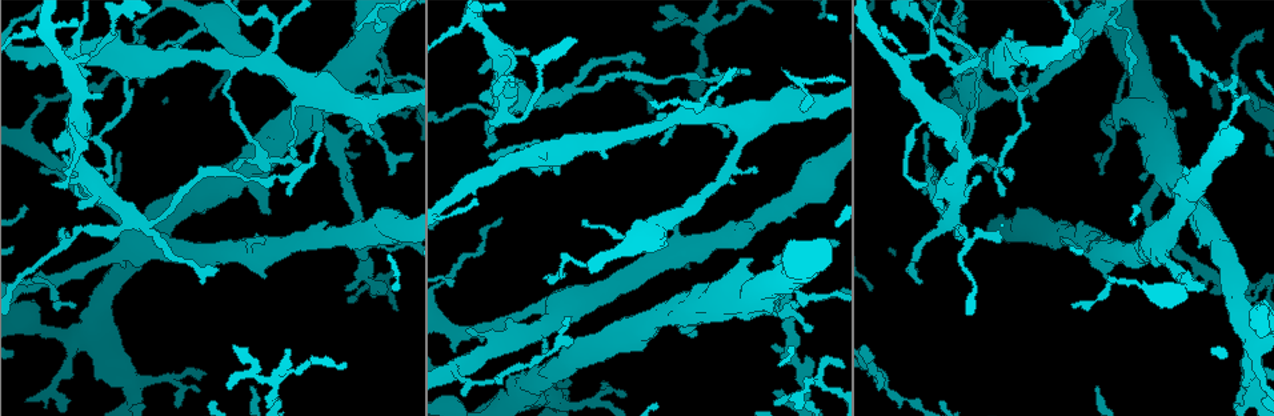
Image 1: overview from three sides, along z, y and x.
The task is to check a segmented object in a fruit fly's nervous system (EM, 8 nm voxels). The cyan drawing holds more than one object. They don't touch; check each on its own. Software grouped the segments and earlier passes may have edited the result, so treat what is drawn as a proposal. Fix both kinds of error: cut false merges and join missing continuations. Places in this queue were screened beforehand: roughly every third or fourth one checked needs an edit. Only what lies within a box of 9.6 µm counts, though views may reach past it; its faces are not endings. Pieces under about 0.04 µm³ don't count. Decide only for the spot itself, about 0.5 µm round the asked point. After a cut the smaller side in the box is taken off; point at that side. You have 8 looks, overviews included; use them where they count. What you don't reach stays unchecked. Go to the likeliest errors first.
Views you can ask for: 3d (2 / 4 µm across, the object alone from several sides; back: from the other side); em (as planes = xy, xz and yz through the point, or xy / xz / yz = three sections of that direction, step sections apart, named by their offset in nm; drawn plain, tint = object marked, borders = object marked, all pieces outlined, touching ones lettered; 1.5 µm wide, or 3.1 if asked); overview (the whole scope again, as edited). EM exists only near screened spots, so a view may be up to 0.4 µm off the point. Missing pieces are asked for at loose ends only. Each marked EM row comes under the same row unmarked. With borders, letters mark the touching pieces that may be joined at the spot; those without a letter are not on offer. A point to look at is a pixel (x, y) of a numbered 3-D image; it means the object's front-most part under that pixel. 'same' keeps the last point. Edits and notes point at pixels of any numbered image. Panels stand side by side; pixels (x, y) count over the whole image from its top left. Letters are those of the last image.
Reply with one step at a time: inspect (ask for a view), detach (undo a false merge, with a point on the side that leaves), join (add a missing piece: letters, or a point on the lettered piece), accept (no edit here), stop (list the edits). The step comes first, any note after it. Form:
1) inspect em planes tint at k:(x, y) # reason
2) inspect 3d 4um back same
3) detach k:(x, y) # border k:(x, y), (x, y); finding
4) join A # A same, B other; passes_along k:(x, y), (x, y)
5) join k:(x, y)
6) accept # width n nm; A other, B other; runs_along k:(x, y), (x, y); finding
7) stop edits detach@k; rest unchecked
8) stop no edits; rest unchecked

inspect 3d 4um at 1:(726, 138) # tapers out

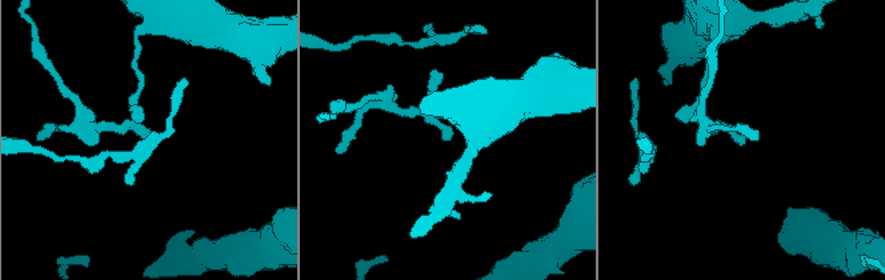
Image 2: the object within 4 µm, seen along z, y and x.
inspect em planes tint at 2:(445, 137)

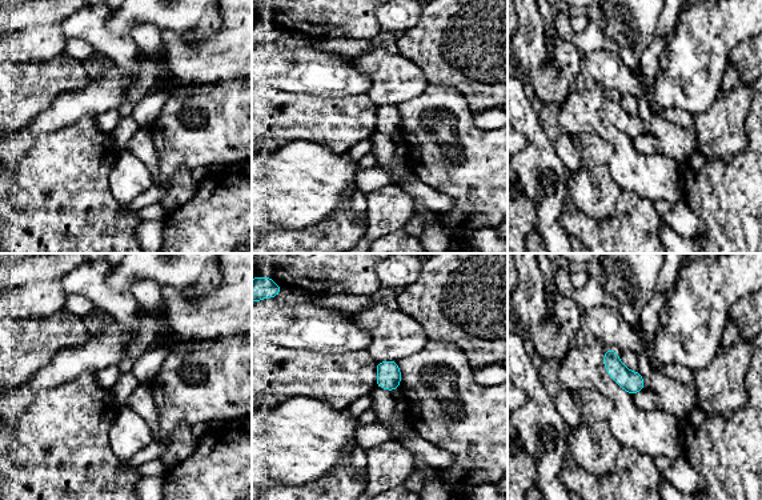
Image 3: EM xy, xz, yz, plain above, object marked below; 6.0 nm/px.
inspect em planes borders same # what lies round it

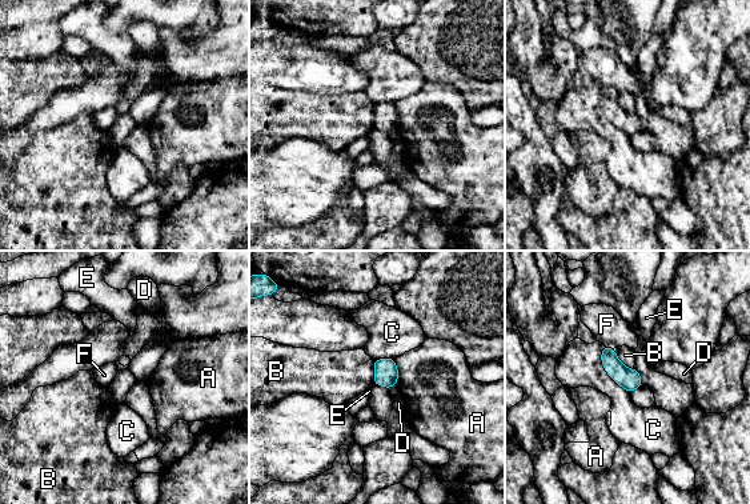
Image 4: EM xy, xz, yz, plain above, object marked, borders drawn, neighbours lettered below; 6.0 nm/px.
accept # A other, B other, C other, D other, E other, F other; none of them fits

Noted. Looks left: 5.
inspect 3d 2um at 1:(372, 132) # an open end

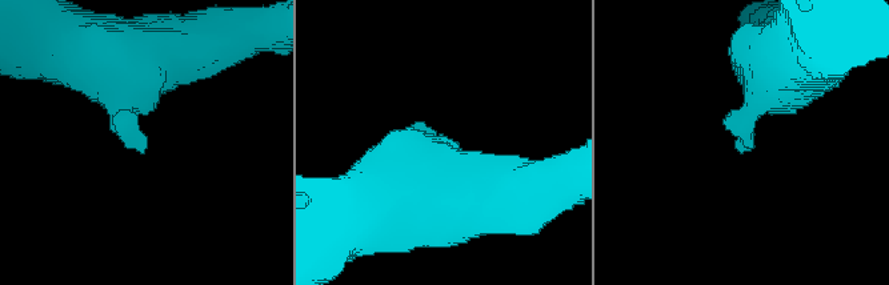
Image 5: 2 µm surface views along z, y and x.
inspect em planes borders at 5:(440, 133) # now the EM

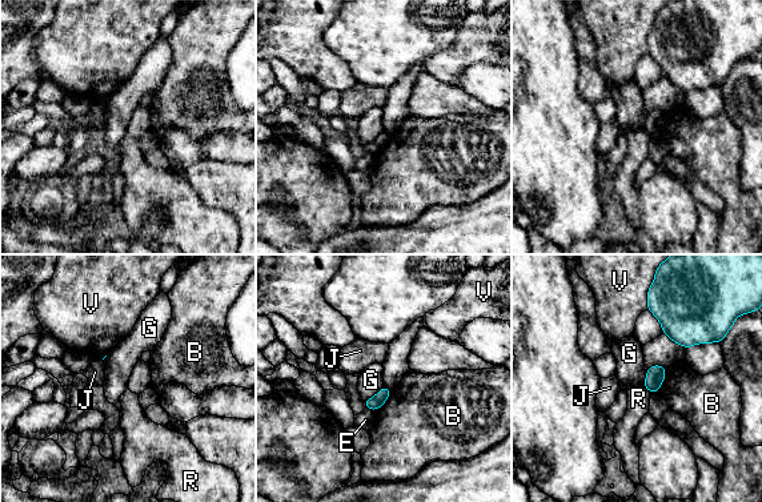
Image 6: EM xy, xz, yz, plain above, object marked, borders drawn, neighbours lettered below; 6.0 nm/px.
accept # longest_contact G 160 nm; B other, E other, G other, J other, R other, V other; border 6:(384, 386), (364, 401); no lettered piece goes on from it

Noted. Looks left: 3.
inspect 3d 4um at 1:(471, 23) # sharp bend

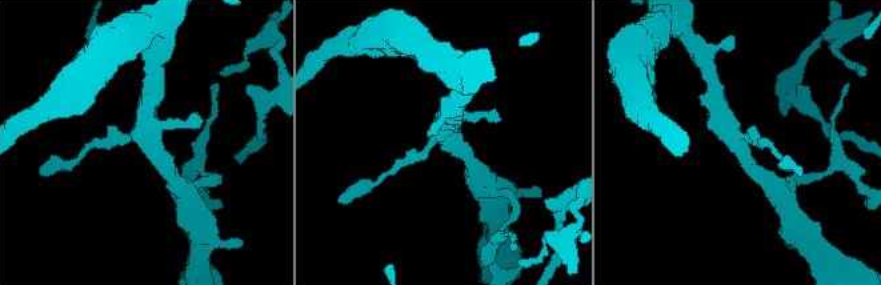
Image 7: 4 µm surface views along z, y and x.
inspect em planes tint at 7:(146, 147) # shape alone is not enough

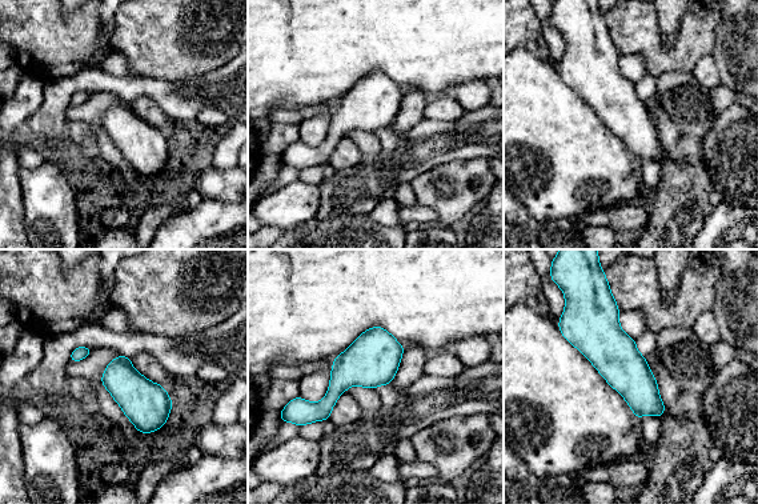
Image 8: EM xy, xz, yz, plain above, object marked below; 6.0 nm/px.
inspect em planes borders same

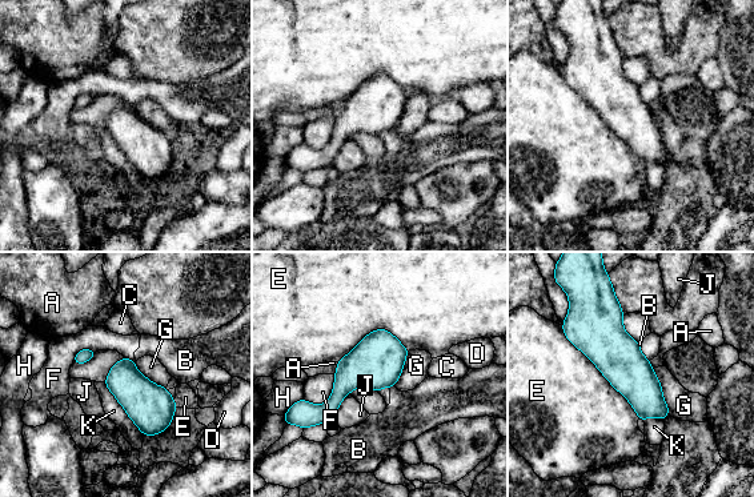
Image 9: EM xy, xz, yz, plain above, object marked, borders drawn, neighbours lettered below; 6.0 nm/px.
accept # A other, B other, C other, D other, E other, F other, G other, H other, J other, K other; border 9:(103, 383), (141, 433); all the same neuron

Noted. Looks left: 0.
stop no edits; rest unchecked

